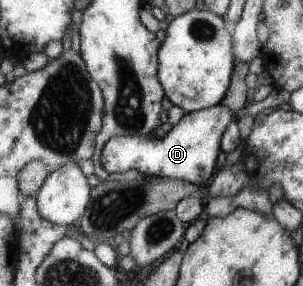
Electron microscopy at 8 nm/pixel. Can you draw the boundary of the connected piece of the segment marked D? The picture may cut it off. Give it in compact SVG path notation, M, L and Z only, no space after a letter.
M225 105L187 112L174 123L161 138L144 135L114 136L101 151L102 167L107 172L122 172L127 169L139 171L139 176L183 180L200 188L213 175L215 159L219 153L219 137L231 123L231 109Z

